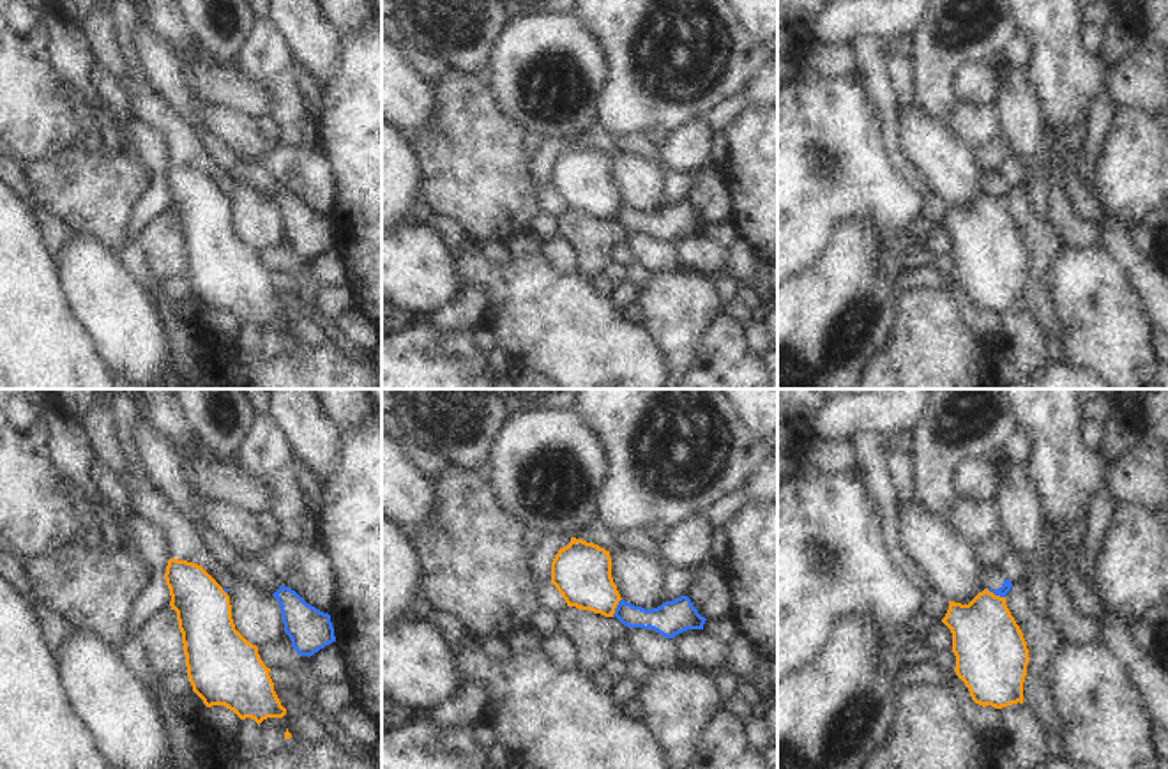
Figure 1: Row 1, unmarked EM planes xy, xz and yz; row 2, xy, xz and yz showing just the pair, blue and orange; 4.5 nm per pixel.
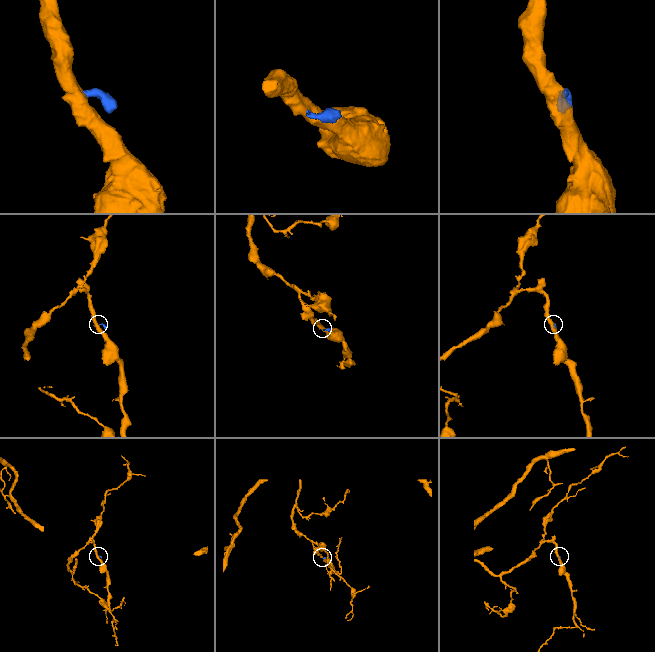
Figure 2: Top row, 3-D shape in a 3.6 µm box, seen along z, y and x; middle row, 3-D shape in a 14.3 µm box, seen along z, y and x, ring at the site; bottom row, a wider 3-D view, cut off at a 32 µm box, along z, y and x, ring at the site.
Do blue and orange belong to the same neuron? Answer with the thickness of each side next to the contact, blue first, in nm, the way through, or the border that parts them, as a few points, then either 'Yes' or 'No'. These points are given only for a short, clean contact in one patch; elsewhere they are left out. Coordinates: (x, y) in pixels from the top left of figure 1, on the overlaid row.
Thickness 50 nm (blue) against 320 nm. Boundary: yz (986, 587), (1004, 598). No.

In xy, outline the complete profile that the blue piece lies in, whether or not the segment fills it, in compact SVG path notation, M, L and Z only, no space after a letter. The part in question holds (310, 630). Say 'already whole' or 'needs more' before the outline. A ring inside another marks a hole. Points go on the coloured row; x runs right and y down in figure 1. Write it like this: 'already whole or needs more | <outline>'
already whole | M281 585L274 594L281 606L284 633L300 656L313 656L336 642L330 615L307 605L295 590Z

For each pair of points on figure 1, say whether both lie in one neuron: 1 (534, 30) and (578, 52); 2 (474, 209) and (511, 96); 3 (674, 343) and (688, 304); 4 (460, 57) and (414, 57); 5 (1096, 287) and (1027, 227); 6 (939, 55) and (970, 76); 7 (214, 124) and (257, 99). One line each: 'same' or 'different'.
1: same
2: different
3: same
4: different
5: different
6: different
7: different

